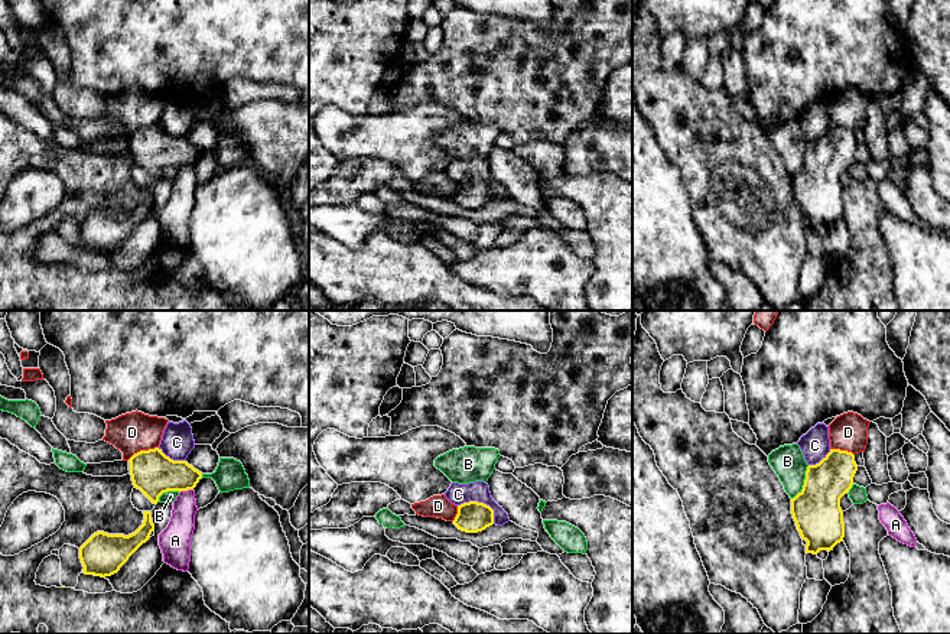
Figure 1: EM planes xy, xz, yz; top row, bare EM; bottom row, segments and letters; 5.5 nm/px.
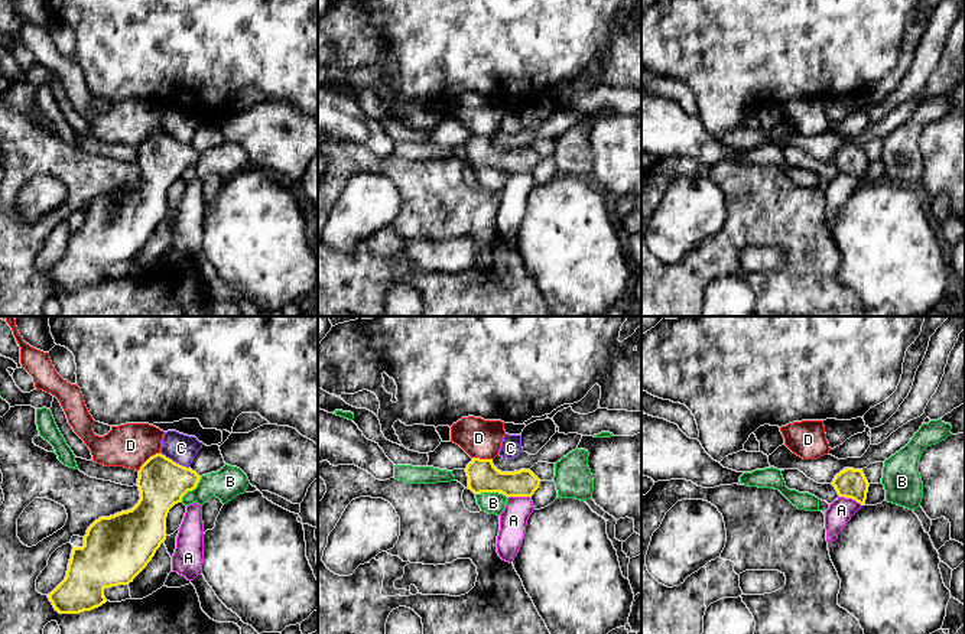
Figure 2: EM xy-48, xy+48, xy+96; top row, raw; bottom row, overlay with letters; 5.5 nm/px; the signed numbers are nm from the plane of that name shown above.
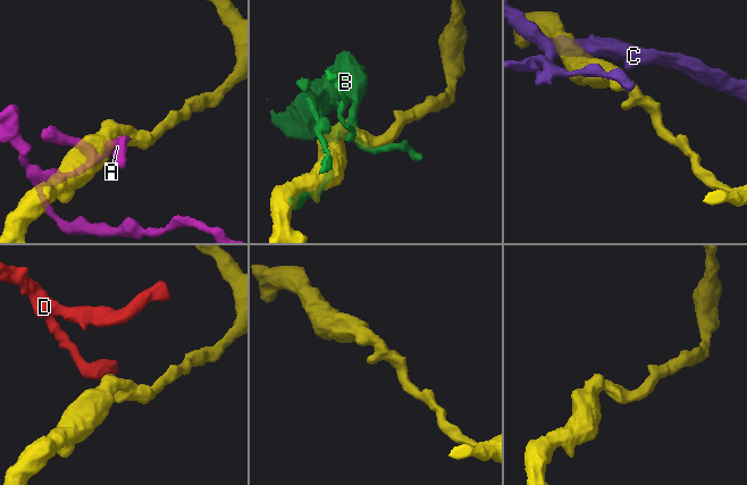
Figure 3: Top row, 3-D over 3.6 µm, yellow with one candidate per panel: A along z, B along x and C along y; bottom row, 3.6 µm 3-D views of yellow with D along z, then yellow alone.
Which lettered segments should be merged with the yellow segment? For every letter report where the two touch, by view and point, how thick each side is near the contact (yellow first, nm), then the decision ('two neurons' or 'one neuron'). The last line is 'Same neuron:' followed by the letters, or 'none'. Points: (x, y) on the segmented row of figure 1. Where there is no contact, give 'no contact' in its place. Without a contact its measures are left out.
A: xy (185, 490) | 240/150 nm | two neurons
B: yz (804, 483) | 280/180 nm | two neurons
C: xz (482, 503) | 170/120 nm | two neurons
D: xy (142, 451) | 240/220 nm | two neurons
Same neuron: none

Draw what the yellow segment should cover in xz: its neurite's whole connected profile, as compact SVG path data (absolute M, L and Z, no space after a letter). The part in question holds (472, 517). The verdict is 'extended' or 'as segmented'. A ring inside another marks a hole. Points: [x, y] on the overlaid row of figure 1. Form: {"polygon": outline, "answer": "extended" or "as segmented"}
{"polygon": "M469 501L458 505L458 514L453 524L466 533L478 533L494 524L494 510L478 501Z", "answer": "as segmented"}

